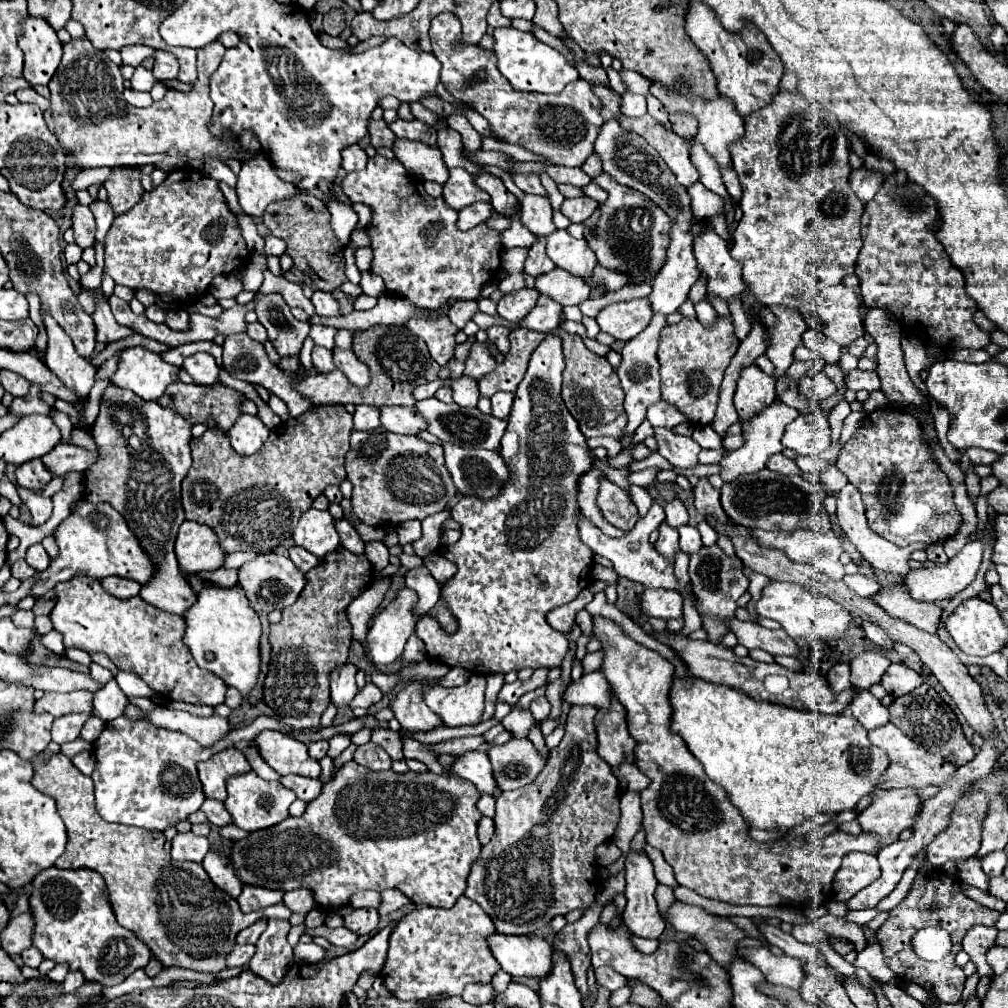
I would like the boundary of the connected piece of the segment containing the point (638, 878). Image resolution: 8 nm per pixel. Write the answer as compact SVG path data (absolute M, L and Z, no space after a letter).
M629 850L625 854L625 878L627 906L623 910L623 922L635 936L659 938L665 928L655 902L655 888L659 882L653 874L653 864L645 852Z

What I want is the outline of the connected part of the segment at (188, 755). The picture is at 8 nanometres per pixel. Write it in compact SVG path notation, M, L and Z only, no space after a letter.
M119 716L107 722L101 738L93 744L97 768L91 778L95 782L95 804L99 816L107 822L137 826L151 832L163 832L165 828L187 820L187 816L197 812L205 802L195 764L215 756L219 750L229 748L239 740L253 740L255 734L265 728L281 732L289 730L279 720L261 716L251 726L231 730L213 746L201 746L187 734L153 726L145 718L131 720L127 716Z

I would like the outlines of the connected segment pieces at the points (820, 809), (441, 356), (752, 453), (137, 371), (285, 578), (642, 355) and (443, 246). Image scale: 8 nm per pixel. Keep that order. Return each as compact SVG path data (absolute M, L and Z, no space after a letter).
M675 678L673 680L673 688L671 688L671 706L675 708L675 714L673 714L673 724L671 724L671 730L677 732L687 748L691 750L691 754L703 764L707 776L719 784L727 794L729 794L729 802L733 806L737 806L737 810L741 812L741 816L745 818L745 824L749 828L761 828L761 830L781 830L781 832L787 832L791 830L793 826L797 824L803 824L805 820L813 818L813 816L819 816L819 814L839 814L843 810L853 810L857 806L857 802L871 794L875 790L875 784L879 782L881 774L885 772L889 760L887 760L887 754L883 750L879 750L877 746L873 746L869 740L867 740L867 730L857 722L857 718L853 718L851 714L817 714L813 710L795 710L795 708L787 708L787 706L779 706L779 704L771 704L771 702L755 702L751 700L749 696L745 696L743 692L737 692L737 690L731 690L729 686L717 686L717 684L709 684L705 680L699 680L695 678L693 682L691 680L679 680Z
M411 318L407 322L407 328L419 336L421 340L425 340L429 354L433 356L433 360L441 366L447 364L447 360L453 354L455 348L455 340L453 334L457 332L457 328L449 322L449 318L439 318L439 320L415 320Z
M771 404L765 410L761 410L759 414L751 416L749 420L741 420L741 428L743 428L743 438L745 444L737 450L725 450L719 466L721 466L721 480L723 482L733 482L735 478L743 476L743 474L755 474L757 470L765 468L765 462L769 460L769 456L783 452L783 444L781 444L781 436L785 432L785 426L789 422L793 422L799 416L799 412L787 404Z
M135 346L121 350L111 382L135 392L139 398L157 400L165 388L177 380L177 370L177 366L163 362L159 354Z
M275 552L261 554L261 556L245 562L239 568L239 584L245 588L247 598L249 598L249 606L257 614L269 614L273 610L283 610L283 608L291 606L299 598L299 594L305 586L303 582L305 582L305 576L295 570L293 562L285 556L275 554Z
M653 314L649 326L637 334L635 338L631 338L621 356L623 356L623 362L621 366L615 370L619 380L621 380L621 388L625 392L625 408L627 408L627 416L629 416L629 426L625 430L635 430L643 416L645 416L645 410L653 404L657 404L661 400L661 378L659 378L659 362L657 362L657 342L659 342L659 332L665 328L665 316L663 314Z
M377 154L375 158L369 158L369 162L367 162L367 166L365 166L363 170L359 170L359 172L349 172L349 174L345 176L345 180L341 182L341 186L343 186L343 192L349 196L351 202L363 202L363 204L367 204L367 206L373 208L373 218L371 218L371 222L369 222L369 226L367 226L367 232L369 232L369 236L371 236L371 248L373 248L371 272L375 272L375 274L379 274L379 276L383 278L387 292L397 294L397 296L403 296L403 298L411 300L415 306L419 306L419 308L437 310L437 308L441 308L443 304L447 304L449 300L457 300L457 298L459 298L459 300L473 300L473 298L477 298L477 296L479 296L479 290L481 290L481 288L495 276L495 272L499 270L499 266L501 266L501 252L503 252L501 240L497 238L499 232L487 228L485 224L479 224L479 226L475 226L475 228L469 230L469 232L457 230L457 226L455 226L455 222L457 222L457 212L451 210L451 208L443 202L443 198L433 198L433 196L429 196L429 194L423 190L423 182L421 182L419 178L413 178L411 174L407 174L407 170L403 168L403 164L401 164L399 160L387 160L387 158L383 158L383 156Z

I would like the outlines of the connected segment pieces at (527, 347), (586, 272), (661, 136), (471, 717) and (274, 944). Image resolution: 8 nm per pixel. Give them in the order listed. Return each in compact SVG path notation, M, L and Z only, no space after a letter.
M513 330L509 334L511 348L505 354L503 362L497 364L497 370L487 374L487 378L481 378L479 392L485 398L491 398L499 390L515 392L527 371L531 354L545 338L540 332L529 332L529 330Z
M555 230L547 236L547 256L555 262L555 266L581 278L583 282L591 282L593 270L599 264L587 242L569 236L567 230Z
M617 116L619 124L627 132L635 132L641 138L647 140L649 146L653 146L663 162L669 166L669 170L675 174L677 182L681 186L691 186L699 180L699 172L695 164L691 162L691 152L689 152L689 142L673 134L671 130L665 130L661 124L657 124L649 116L641 118L627 118L627 116Z
M473 674L461 688L425 688L423 700L445 726L479 724L485 710L485 676Z
M269 920L267 930L257 940L257 952L249 962L249 968L269 982L279 982L285 976L285 970L293 964L293 950L287 944L287 932L291 924L285 920Z

